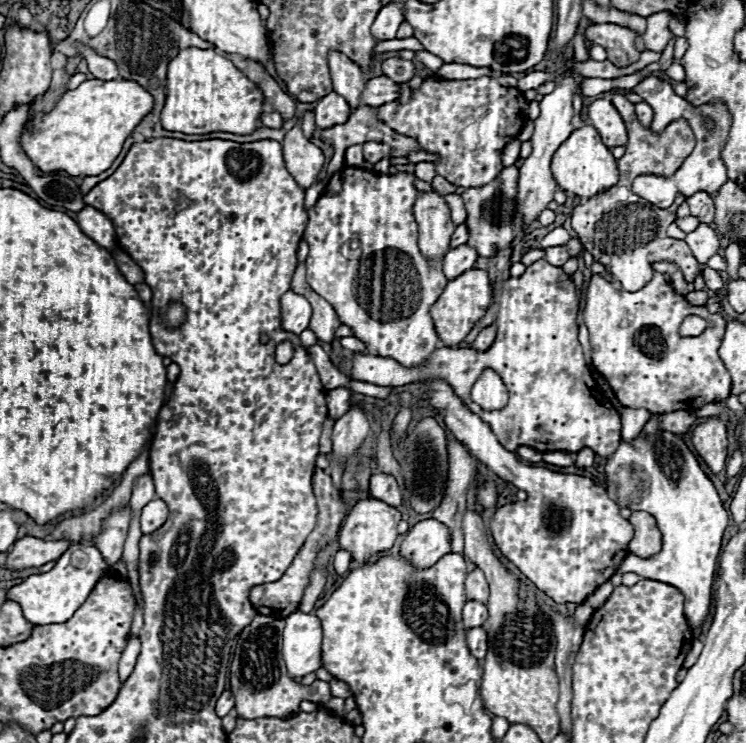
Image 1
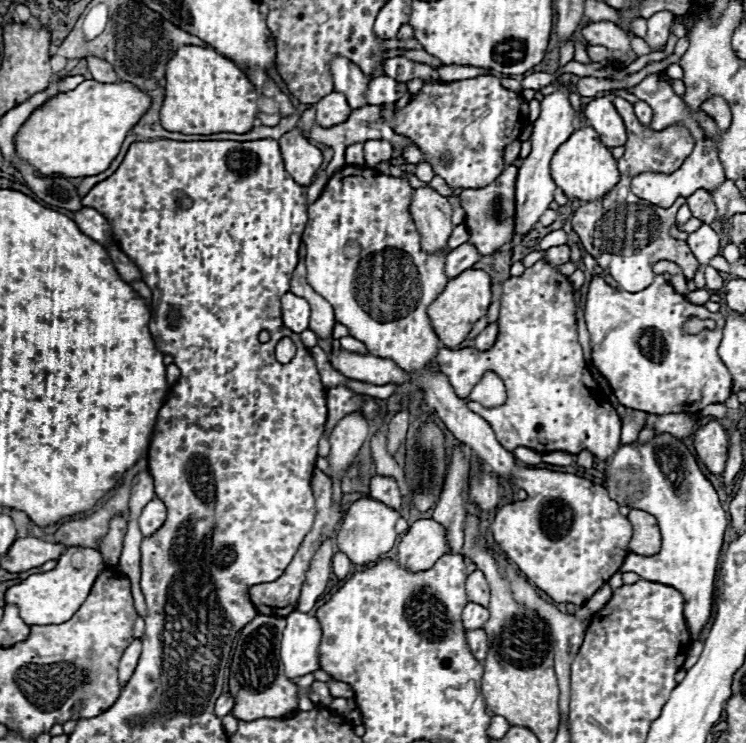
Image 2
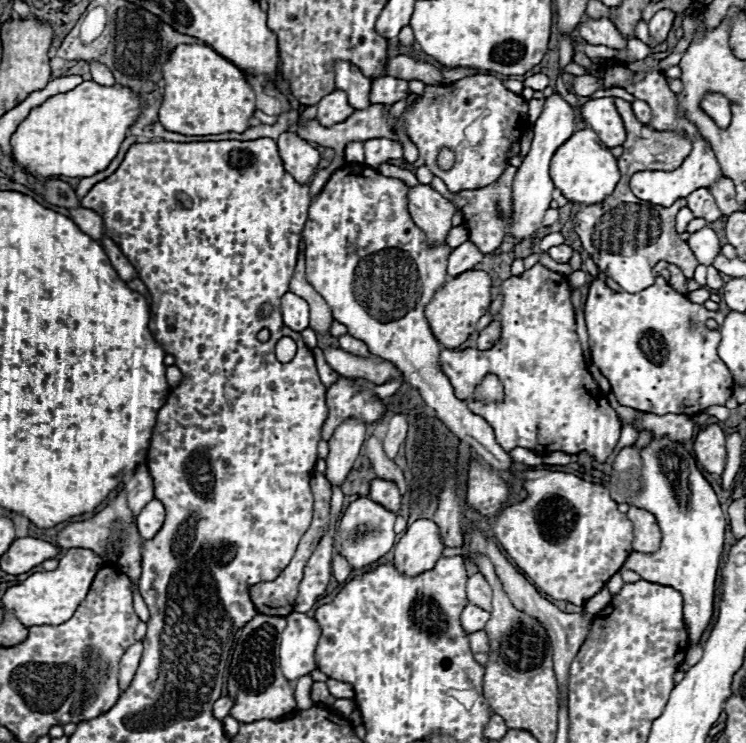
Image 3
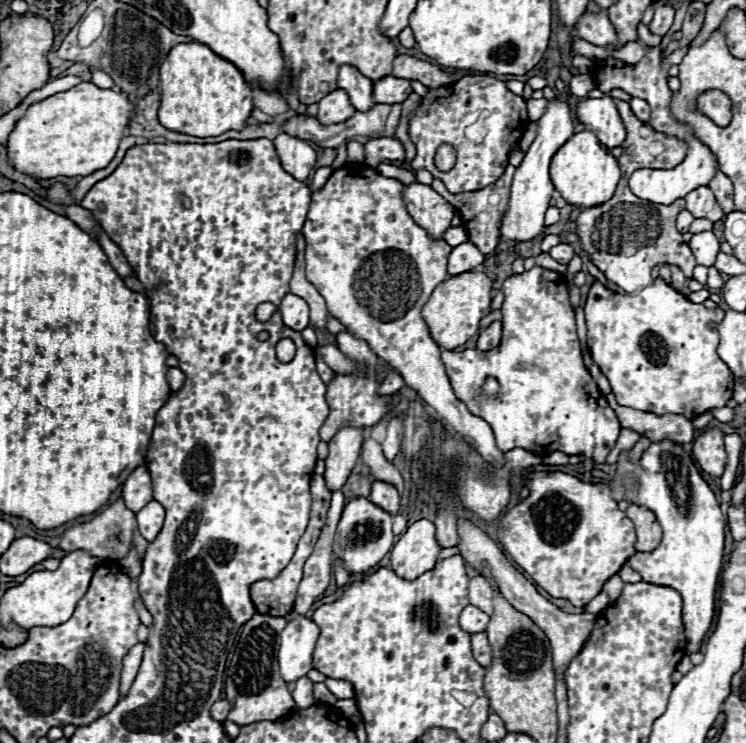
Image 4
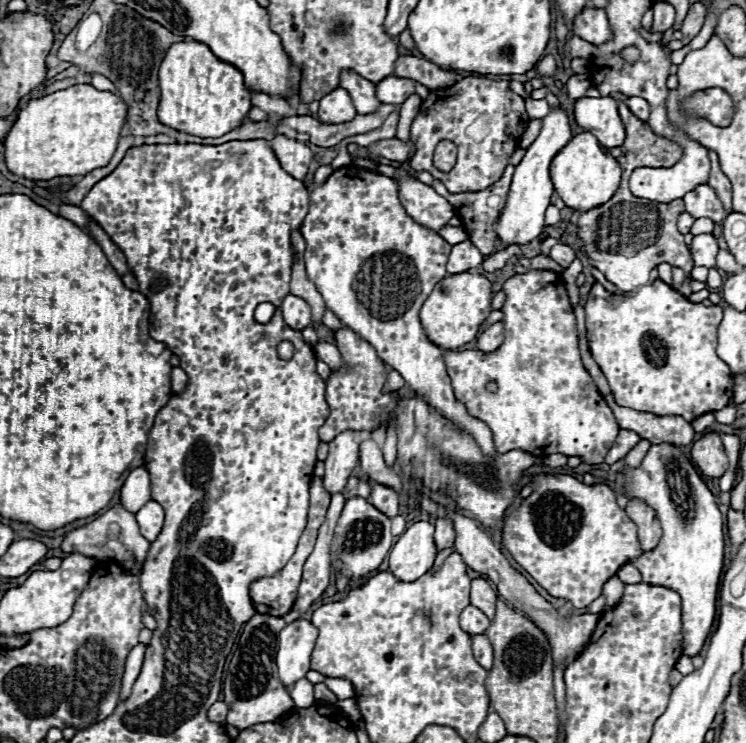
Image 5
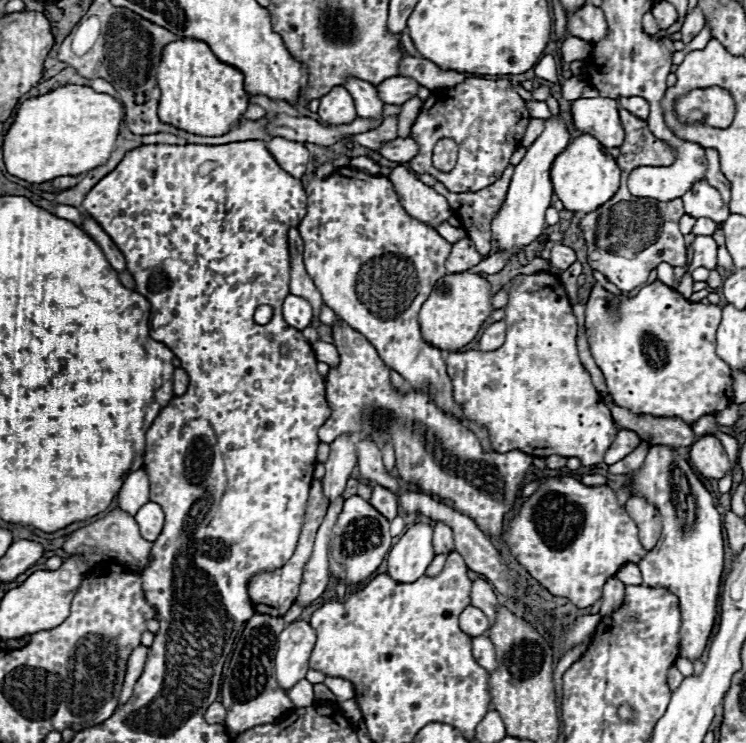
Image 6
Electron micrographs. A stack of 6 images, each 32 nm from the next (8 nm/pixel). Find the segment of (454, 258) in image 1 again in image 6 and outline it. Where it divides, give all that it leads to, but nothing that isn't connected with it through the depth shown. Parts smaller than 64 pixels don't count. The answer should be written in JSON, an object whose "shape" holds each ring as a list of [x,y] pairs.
{"shape":[[[462,238],[458,242],[452,244],[452,252],[446,260],[446,272],[448,274],[460,274],[470,270],[472,266],[476,266],[482,260],[482,256],[476,252],[474,244],[470,242],[470,238]]]}

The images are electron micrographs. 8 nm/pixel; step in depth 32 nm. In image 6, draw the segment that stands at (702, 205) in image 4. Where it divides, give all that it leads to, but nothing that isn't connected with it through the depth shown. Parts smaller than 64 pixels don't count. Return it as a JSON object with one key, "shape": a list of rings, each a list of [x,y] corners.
{"shape":[[[706,180],[696,182],[684,196],[682,196],[686,214],[694,218],[710,218],[716,224],[722,224],[726,216],[730,216],[728,206],[722,202],[720,192],[712,188]]]}

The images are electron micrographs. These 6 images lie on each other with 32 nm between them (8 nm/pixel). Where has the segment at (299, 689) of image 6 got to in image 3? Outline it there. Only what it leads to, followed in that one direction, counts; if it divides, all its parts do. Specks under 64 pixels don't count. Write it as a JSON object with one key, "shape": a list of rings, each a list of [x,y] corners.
{"shape":[[[302,676],[296,680],[294,684],[294,698],[296,698],[296,704],[298,704],[298,710],[308,710],[314,706],[312,698],[310,698],[310,688],[312,688],[314,680],[310,676]]]}

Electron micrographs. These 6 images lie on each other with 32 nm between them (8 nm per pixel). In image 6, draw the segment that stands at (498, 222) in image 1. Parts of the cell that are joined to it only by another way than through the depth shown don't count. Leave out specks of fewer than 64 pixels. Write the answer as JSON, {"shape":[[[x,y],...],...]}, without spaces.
{"shape":[[[510,164],[498,182],[494,182],[478,192],[456,194],[456,192],[448,192],[440,182],[434,184],[434,190],[448,200],[452,212],[458,216],[458,220],[466,228],[466,234],[470,236],[470,240],[474,242],[476,250],[482,256],[486,256],[492,248],[490,222],[506,198],[512,172],[514,172],[514,166]]]}

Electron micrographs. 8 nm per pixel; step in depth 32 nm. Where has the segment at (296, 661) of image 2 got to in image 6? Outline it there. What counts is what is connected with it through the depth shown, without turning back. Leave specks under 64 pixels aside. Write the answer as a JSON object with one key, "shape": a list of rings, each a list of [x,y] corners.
{"shape":[[[296,620],[282,630],[278,636],[278,652],[276,652],[276,680],[278,686],[290,690],[296,682],[306,678],[308,672],[308,658],[316,642],[314,628],[304,622]]]}

